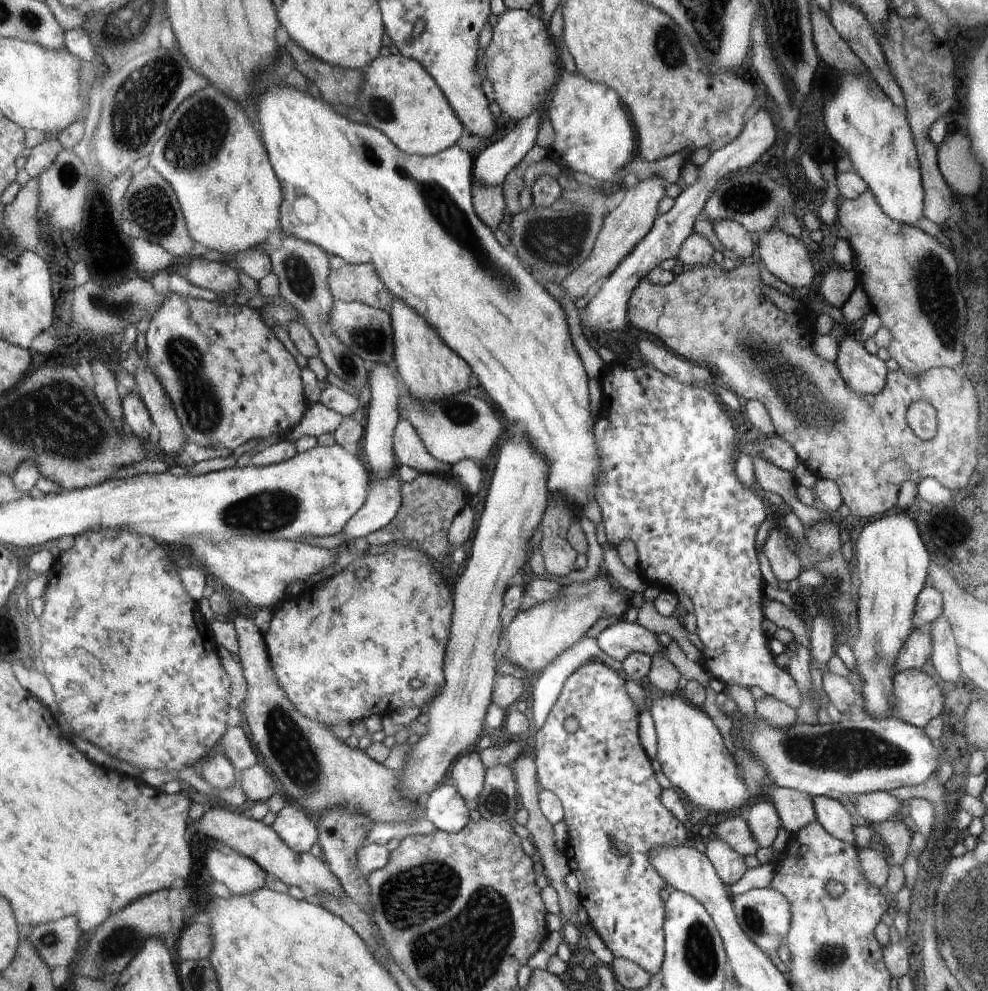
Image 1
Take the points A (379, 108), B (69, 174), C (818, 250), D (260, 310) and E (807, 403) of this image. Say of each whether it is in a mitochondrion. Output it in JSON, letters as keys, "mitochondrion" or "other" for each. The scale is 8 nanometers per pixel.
{"A":"mitochondrion","B":"mitochondrion","C":"other","D":"other","E":"mitochondrion"}

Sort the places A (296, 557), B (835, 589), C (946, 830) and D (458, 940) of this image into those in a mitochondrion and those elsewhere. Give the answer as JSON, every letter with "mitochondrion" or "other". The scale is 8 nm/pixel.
{"A":"other","B":"mitochondrion","C":"other","D":"mitochondrion"}

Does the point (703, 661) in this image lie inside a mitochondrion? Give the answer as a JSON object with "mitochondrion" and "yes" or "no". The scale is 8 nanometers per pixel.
{"mitochondrion":"no"}

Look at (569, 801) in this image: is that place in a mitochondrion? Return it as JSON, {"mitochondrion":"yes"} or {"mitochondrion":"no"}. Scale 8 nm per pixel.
{"mitochondrion":"no"}

